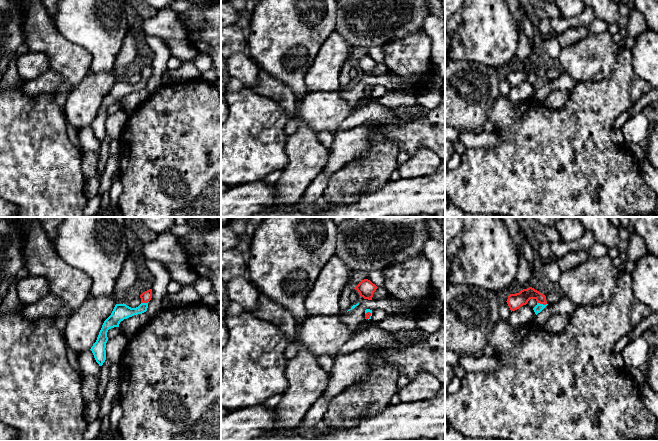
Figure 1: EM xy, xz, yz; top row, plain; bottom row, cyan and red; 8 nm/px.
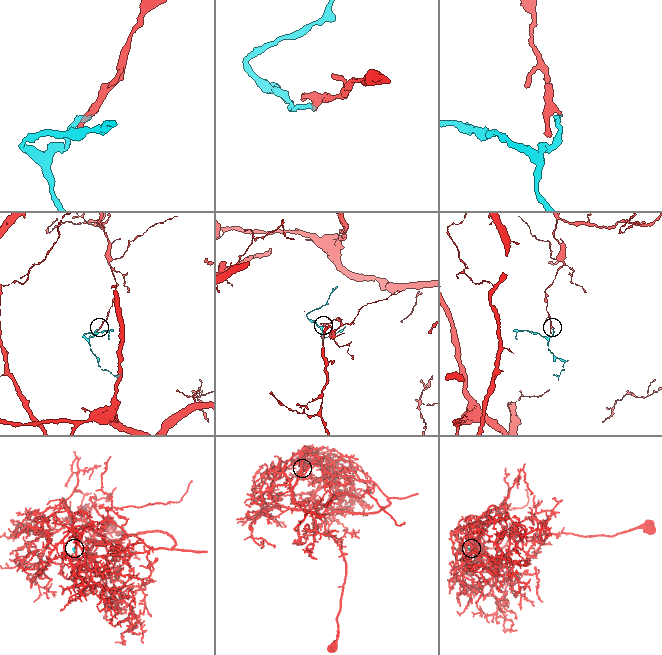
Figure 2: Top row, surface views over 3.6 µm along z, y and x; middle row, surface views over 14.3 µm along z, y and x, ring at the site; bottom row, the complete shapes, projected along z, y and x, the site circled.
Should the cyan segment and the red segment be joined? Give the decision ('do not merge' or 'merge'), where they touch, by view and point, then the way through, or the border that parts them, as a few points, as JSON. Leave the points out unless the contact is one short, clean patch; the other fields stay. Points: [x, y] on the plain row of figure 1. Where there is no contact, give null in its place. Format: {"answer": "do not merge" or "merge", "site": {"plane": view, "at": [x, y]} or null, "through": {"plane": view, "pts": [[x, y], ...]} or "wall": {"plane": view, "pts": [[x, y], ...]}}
{"answer": "merge", "site": {"plane": "yz", "at": [542, 80]}, "through": {"plane": "yz", "pts": [[538, 84], [542, 80], [535, 72], [515, 77]]}}

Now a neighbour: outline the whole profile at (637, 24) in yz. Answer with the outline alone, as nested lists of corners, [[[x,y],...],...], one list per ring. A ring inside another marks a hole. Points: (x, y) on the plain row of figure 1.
[[[636,8],[630,10],[628,24],[626,27],[626,38],[637,38],[641,33],[648,29],[644,15]]]

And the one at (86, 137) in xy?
[[[90,125],[77,130],[77,138],[84,152],[99,152],[101,142],[96,138]]]

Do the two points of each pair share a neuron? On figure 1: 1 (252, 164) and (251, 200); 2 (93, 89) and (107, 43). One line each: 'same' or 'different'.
1: different
2: different

